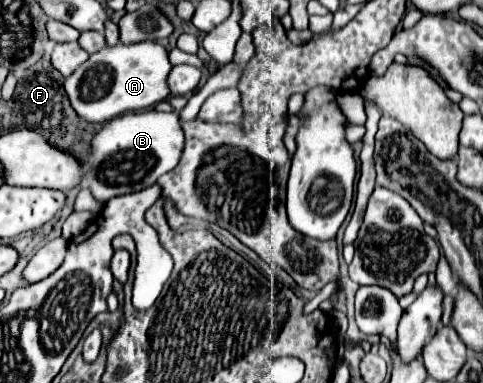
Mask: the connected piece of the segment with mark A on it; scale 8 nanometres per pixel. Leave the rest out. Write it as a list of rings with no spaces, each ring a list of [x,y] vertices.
[[[145,40],[137,44],[115,44],[91,54],[89,60],[83,62],[83,66],[79,66],[63,86],[79,118],[87,122],[109,122],[129,110],[145,110],[167,100],[171,96],[167,86],[167,74],[171,68],[167,50],[159,42]]]

